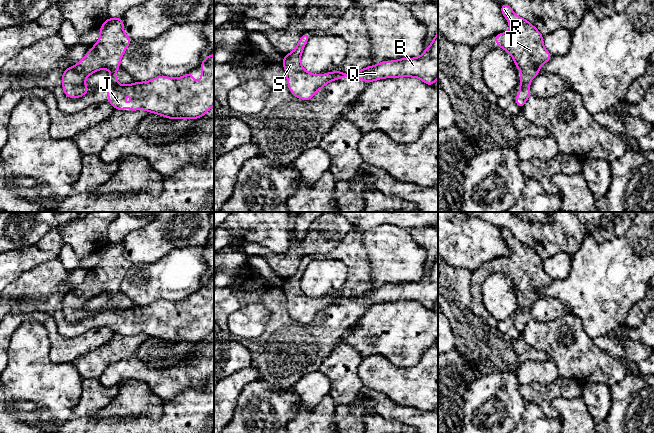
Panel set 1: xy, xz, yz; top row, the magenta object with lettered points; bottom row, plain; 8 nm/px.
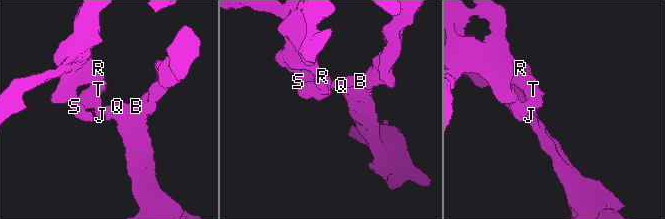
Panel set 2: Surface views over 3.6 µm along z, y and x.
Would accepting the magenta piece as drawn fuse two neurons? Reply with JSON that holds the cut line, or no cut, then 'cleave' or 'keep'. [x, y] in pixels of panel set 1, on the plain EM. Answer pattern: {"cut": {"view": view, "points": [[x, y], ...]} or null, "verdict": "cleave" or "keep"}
{"cut": null, "verdict": "keep"}

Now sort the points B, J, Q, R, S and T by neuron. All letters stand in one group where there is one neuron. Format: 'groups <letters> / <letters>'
groups B J Q R S T

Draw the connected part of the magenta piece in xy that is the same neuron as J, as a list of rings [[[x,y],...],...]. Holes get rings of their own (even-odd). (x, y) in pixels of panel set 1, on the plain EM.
[[[108,242],[103,249],[99,252],[100,262],[99,265],[90,273],[90,275],[83,281],[83,283],[75,290],[68,291],[62,299],[62,311],[65,319],[68,322],[79,322],[90,315],[85,310],[85,303],[92,297],[100,293],[109,293],[111,296],[110,301],[105,305],[104,310],[107,313],[108,326],[115,331],[116,334],[123,335],[125,332],[128,335],[135,335],[144,333],[146,336],[152,336],[170,343],[197,343],[204,340],[214,329],[214,278],[205,281],[200,290],[203,292],[201,295],[201,305],[193,305],[193,297],[190,296],[185,300],[178,302],[169,302],[166,300],[157,300],[147,306],[134,306],[131,309],[119,309],[116,302],[116,295],[120,292],[120,284],[125,276],[125,273],[130,269],[132,264],[123,255],[124,246],[122,242]],[[128,317],[132,326],[125,329],[123,318]]]

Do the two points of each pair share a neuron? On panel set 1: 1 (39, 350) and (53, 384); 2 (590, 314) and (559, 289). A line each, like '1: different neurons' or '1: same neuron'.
1: same neuron
2: same neuron

